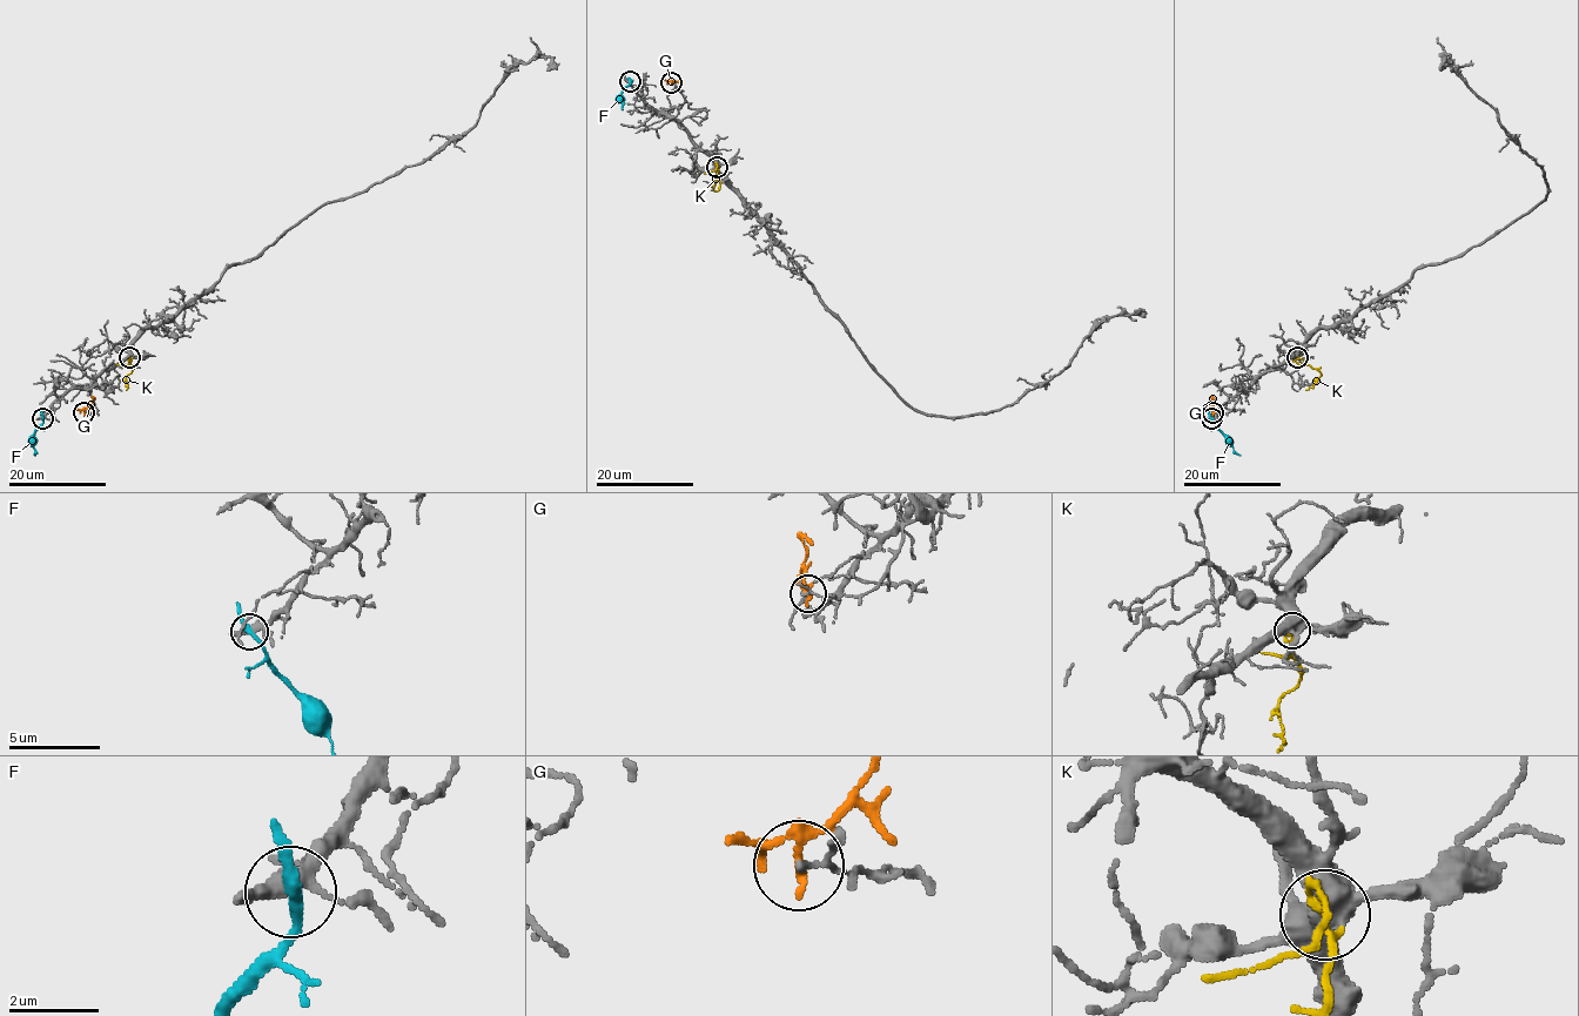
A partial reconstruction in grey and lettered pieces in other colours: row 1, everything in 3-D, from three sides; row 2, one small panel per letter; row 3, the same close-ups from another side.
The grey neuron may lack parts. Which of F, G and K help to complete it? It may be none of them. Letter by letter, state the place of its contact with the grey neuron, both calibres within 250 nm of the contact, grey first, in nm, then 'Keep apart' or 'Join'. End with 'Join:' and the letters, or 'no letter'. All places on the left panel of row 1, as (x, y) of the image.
F: Touches grey at (42, 418). Thickness 300 nm (grey) against 260 nm. Keep apart
G: Touches grey at (84, 412). Thickness 110 nm (grey) against 190 nm. Keep apart
K: Touches grey at (129, 357). Thickness 420 nm (grey) against 150 nm. Join
Join: K

